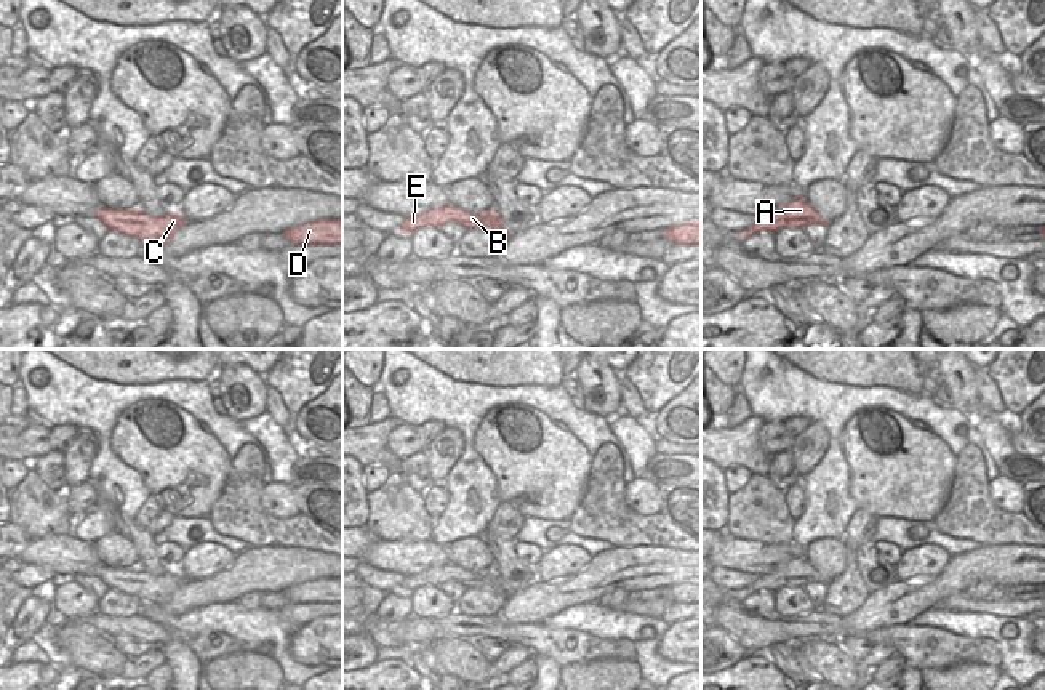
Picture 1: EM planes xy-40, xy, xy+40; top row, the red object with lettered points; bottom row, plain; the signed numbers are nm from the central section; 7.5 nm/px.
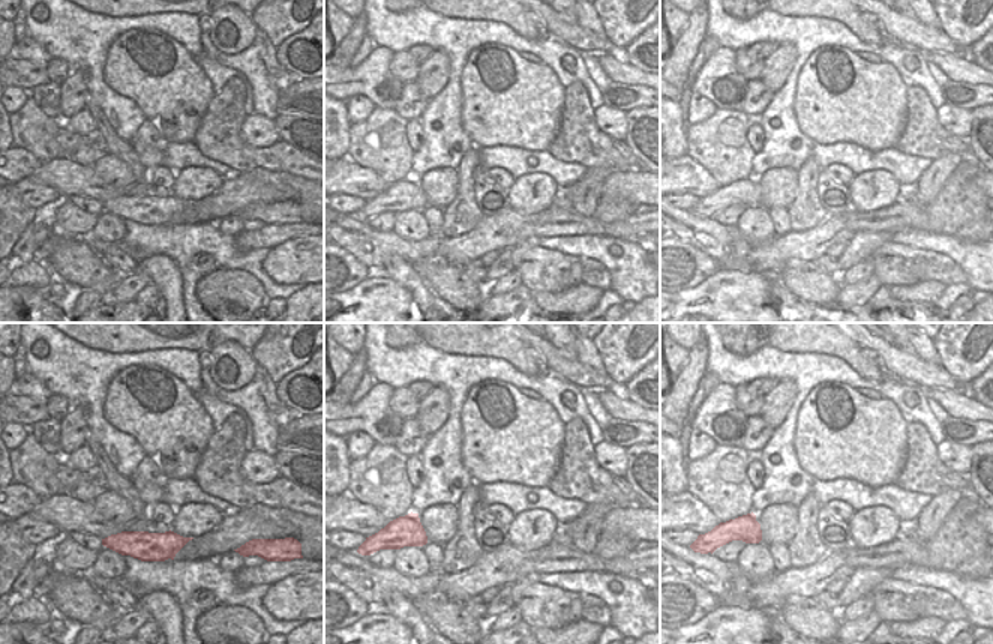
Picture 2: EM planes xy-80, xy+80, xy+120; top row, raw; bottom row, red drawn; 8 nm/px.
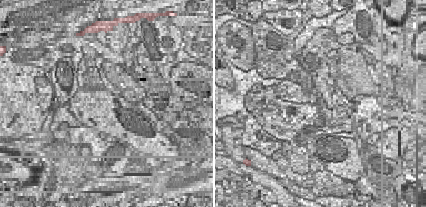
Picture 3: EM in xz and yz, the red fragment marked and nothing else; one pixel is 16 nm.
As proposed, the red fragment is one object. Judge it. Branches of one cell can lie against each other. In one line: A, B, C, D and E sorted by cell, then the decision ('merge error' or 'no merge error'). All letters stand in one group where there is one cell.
groups A B C D E; no merge error

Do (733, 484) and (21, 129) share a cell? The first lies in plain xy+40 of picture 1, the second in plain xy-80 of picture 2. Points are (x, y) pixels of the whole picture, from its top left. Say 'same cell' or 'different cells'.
different cells

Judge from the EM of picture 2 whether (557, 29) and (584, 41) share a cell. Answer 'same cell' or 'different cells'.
same cell

